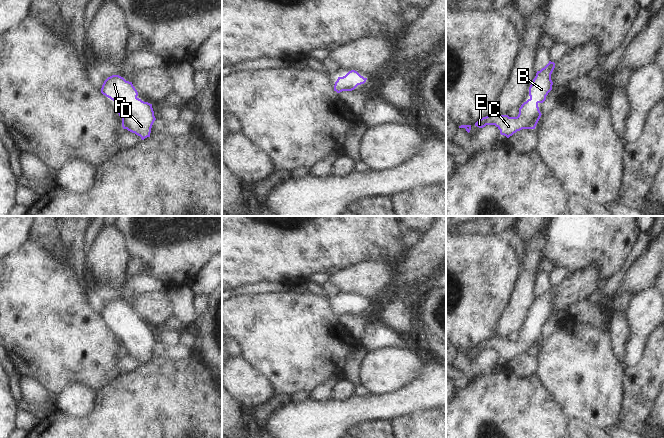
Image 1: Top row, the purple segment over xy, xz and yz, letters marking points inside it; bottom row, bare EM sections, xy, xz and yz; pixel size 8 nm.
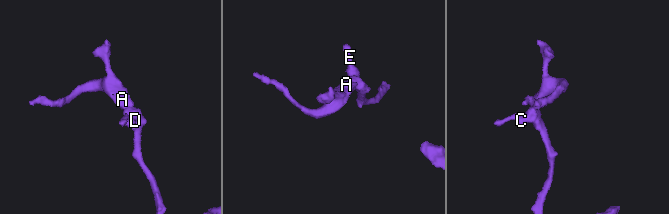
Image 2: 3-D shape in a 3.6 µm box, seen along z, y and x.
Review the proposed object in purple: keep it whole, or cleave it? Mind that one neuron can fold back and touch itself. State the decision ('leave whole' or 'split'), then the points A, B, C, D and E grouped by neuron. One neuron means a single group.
leave whole | A B C D E

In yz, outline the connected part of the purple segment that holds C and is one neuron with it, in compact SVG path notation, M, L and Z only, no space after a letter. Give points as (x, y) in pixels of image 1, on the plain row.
M549 285L544 292L537 295L529 311L530 322L521 329L517 341L509 341L508 339L493 336L478 344L475 350L483 352L486 349L495 349L500 354L500 358L507 362L522 353L535 353L542 339L538 328L543 327L548 317L552 314L551 298L554 292L555 287Z

